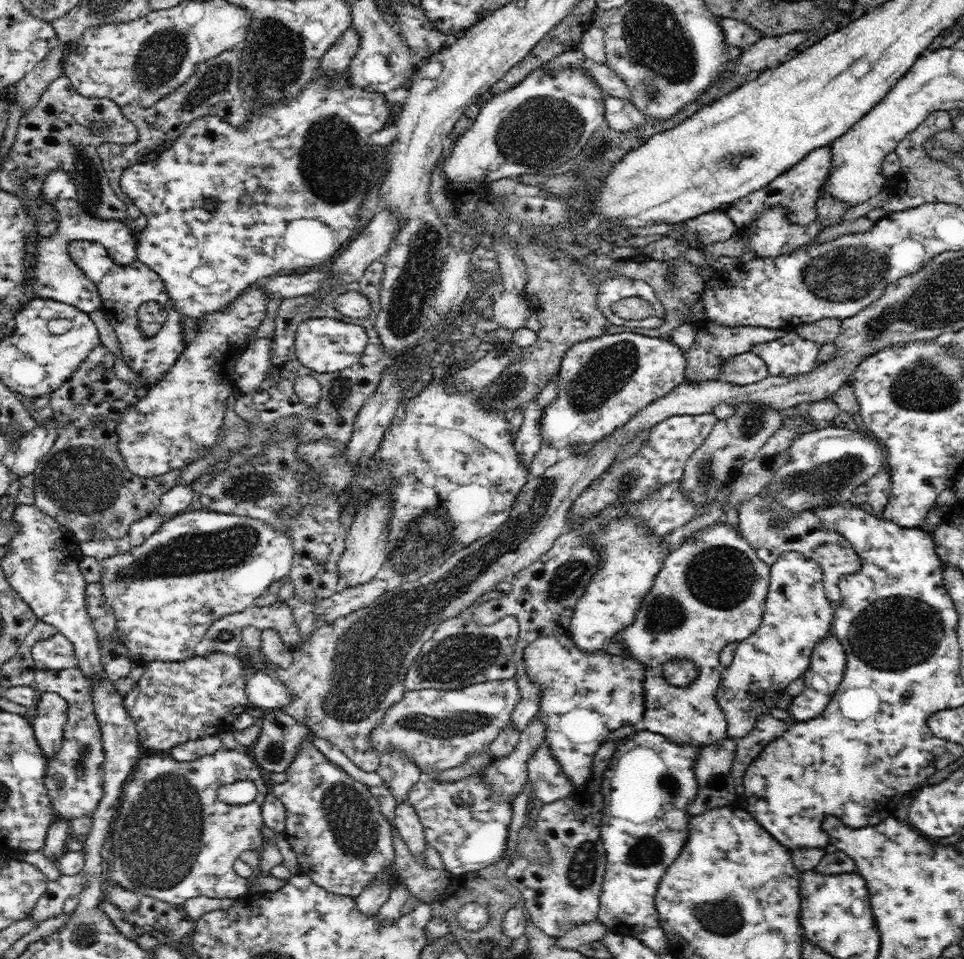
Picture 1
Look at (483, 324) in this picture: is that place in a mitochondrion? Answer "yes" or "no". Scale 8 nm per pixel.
no

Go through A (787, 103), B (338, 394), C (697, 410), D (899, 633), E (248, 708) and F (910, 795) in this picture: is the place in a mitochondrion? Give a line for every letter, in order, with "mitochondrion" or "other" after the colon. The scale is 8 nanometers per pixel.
A: other
B: mitochondrion
C: other
D: mitochondrion
E: other
F: other

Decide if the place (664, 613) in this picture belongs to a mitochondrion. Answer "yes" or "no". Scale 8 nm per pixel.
yes

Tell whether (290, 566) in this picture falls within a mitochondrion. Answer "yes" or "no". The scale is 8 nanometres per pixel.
no

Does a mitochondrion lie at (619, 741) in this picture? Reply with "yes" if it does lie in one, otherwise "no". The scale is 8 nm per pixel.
no

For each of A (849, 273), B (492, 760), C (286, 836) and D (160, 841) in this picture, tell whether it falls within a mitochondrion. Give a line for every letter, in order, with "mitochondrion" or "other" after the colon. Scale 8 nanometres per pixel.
A: mitochondrion
B: other
C: other
D: mitochondrion

